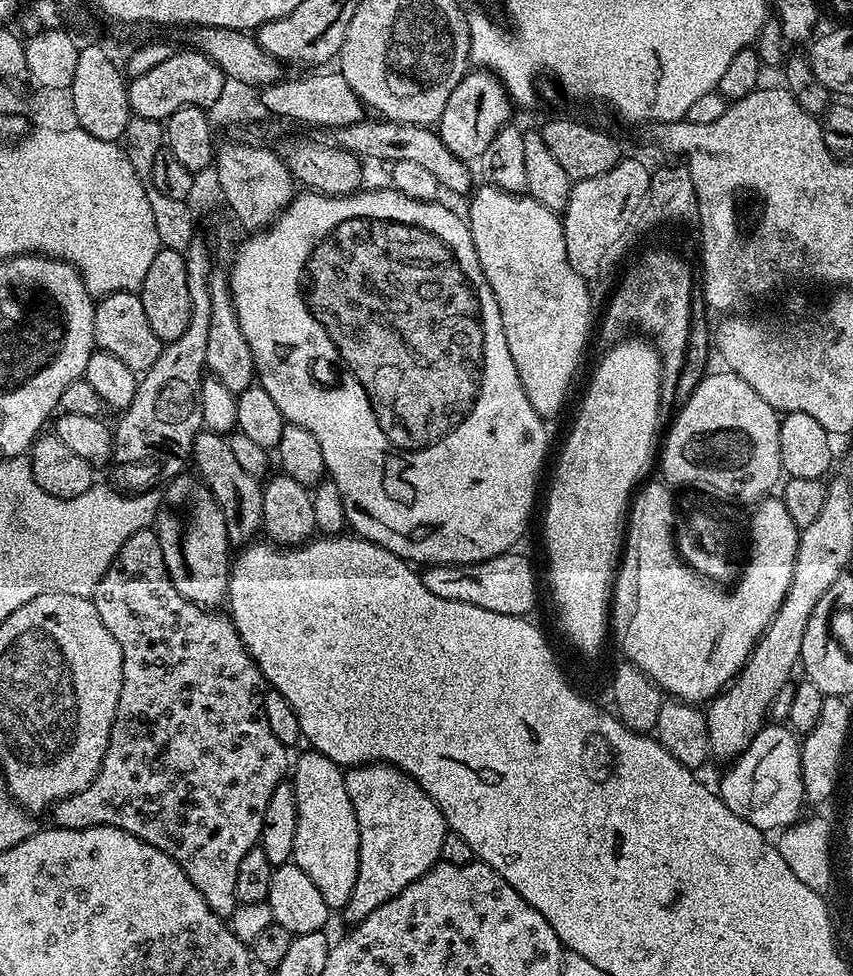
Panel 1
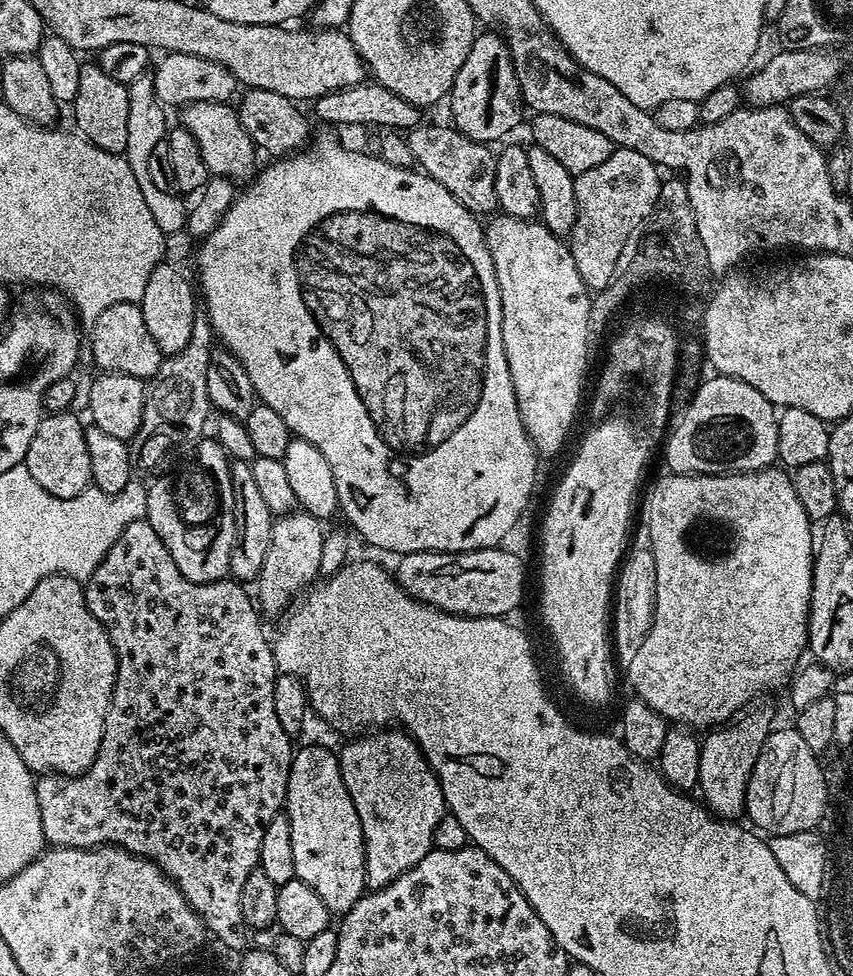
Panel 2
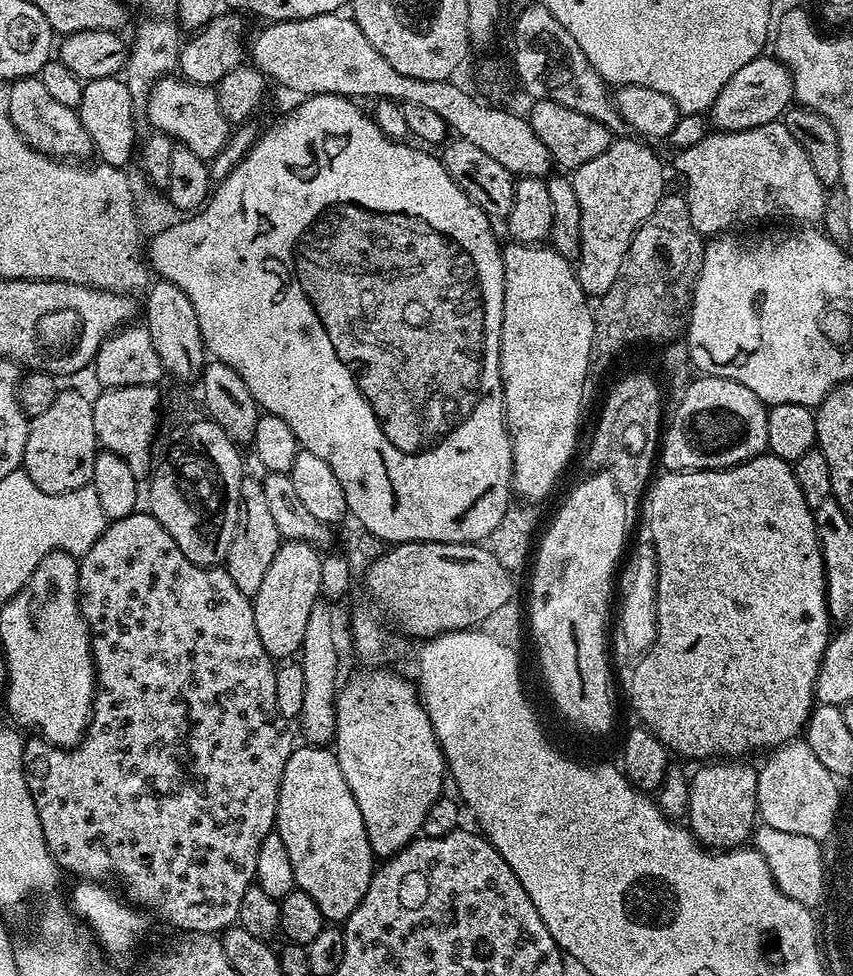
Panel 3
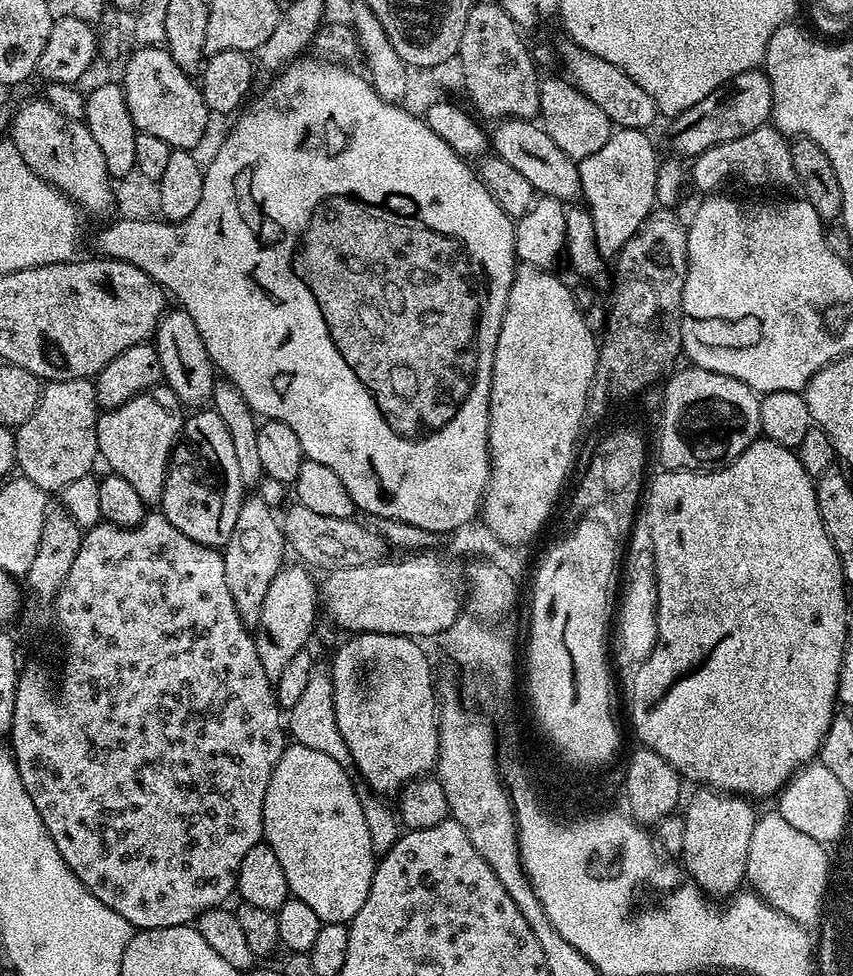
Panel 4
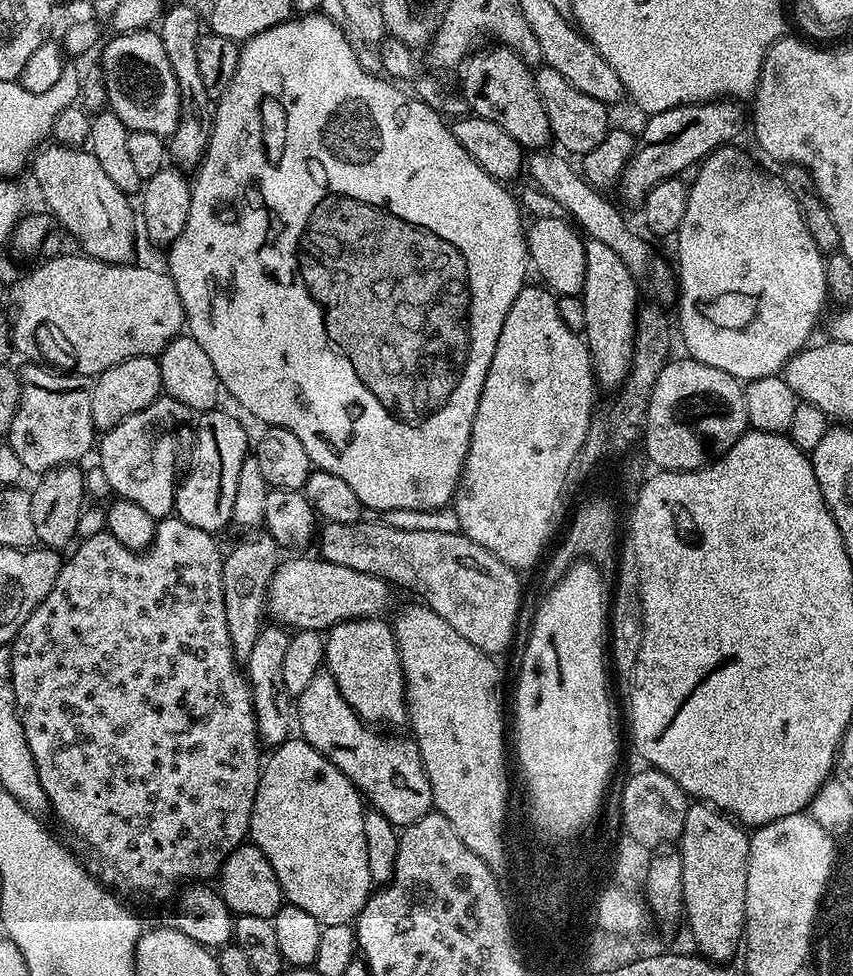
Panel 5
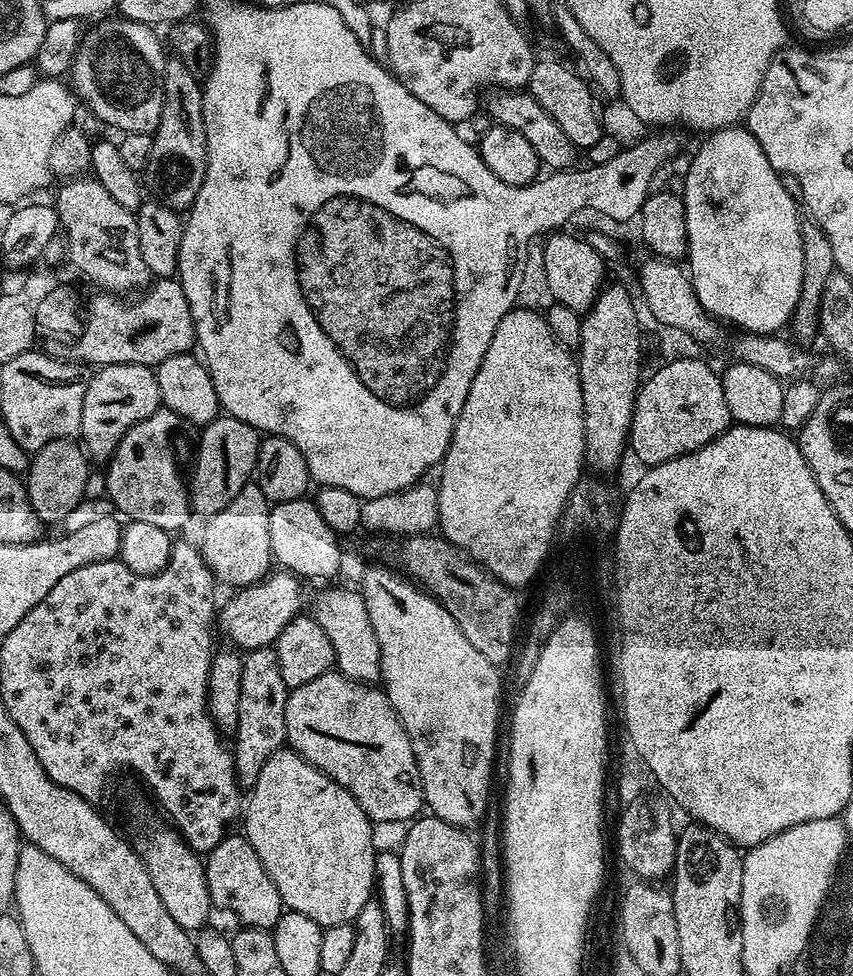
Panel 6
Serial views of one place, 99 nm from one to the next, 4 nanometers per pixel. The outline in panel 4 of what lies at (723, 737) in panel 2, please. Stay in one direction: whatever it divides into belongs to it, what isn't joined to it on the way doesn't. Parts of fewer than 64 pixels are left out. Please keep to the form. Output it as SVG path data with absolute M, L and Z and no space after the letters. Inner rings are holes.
M707 786L696 790L689 798L688 805L686 804L687 800L683 805L685 808L682 808L686 822L683 867L693 882L704 891L705 896L727 898L745 883L750 854L750 834L754 834L758 812L752 809L751 799L731 792L713 790Z

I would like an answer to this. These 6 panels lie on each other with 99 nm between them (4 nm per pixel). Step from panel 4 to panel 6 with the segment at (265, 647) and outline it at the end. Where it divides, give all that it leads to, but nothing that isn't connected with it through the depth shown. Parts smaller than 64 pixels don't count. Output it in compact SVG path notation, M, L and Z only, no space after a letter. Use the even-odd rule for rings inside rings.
M275 647L254 648L244 656L242 666L242 698L238 698L238 726L234 733L236 744L232 757L236 767L236 781L241 789L250 790L256 785L262 766L275 752L285 747L286 702L290 689L282 682Z

